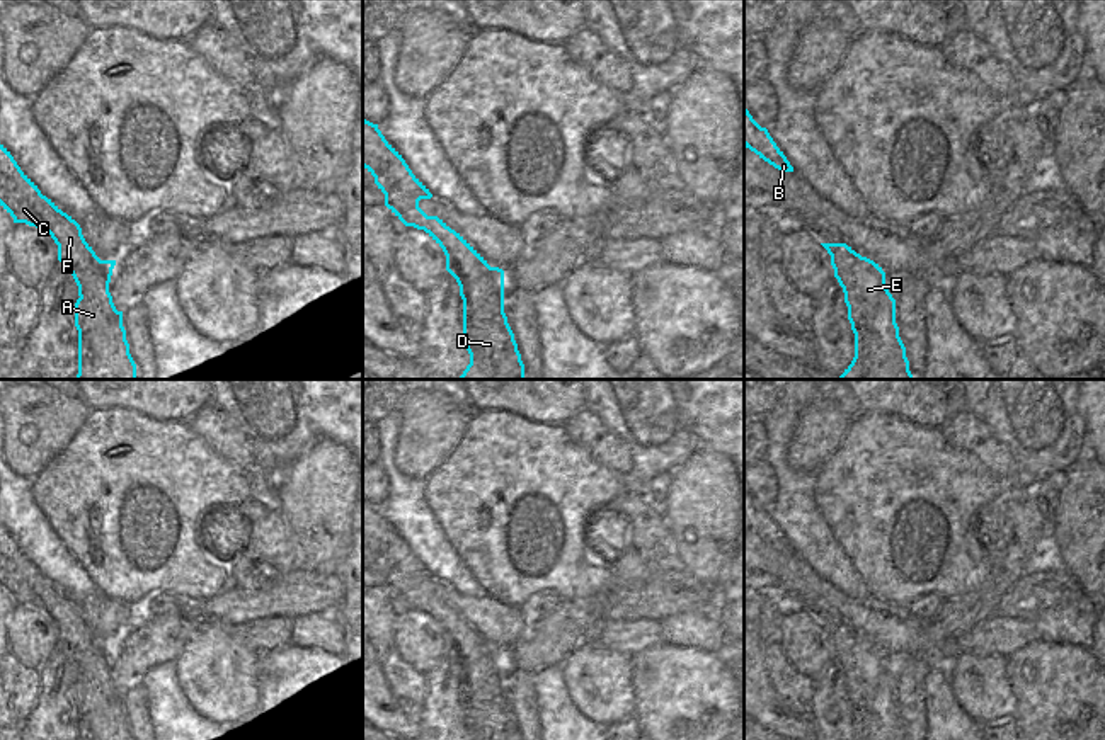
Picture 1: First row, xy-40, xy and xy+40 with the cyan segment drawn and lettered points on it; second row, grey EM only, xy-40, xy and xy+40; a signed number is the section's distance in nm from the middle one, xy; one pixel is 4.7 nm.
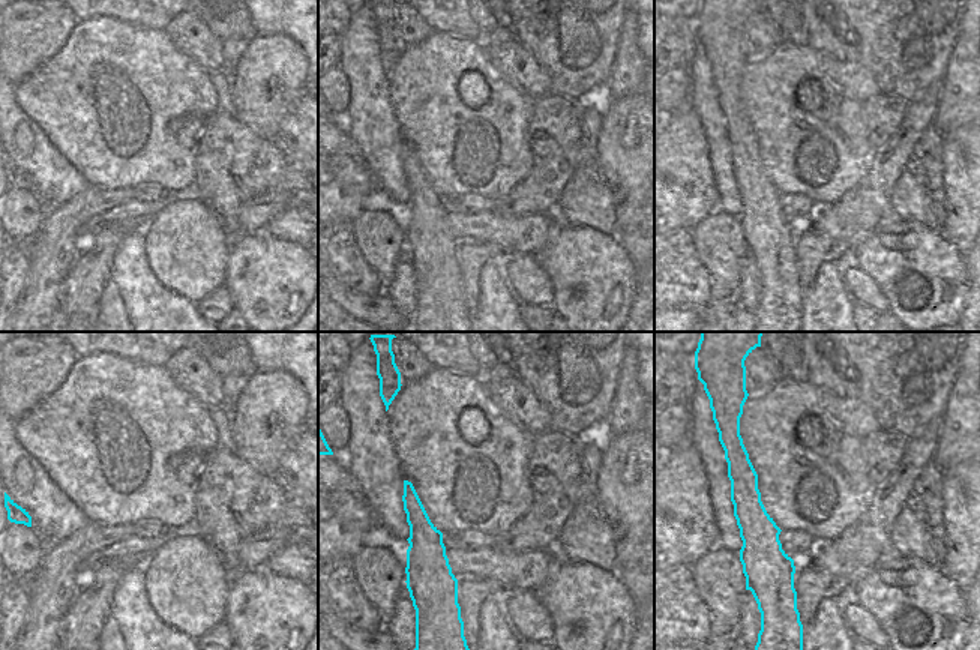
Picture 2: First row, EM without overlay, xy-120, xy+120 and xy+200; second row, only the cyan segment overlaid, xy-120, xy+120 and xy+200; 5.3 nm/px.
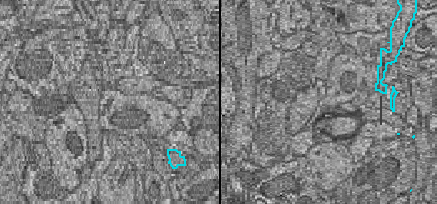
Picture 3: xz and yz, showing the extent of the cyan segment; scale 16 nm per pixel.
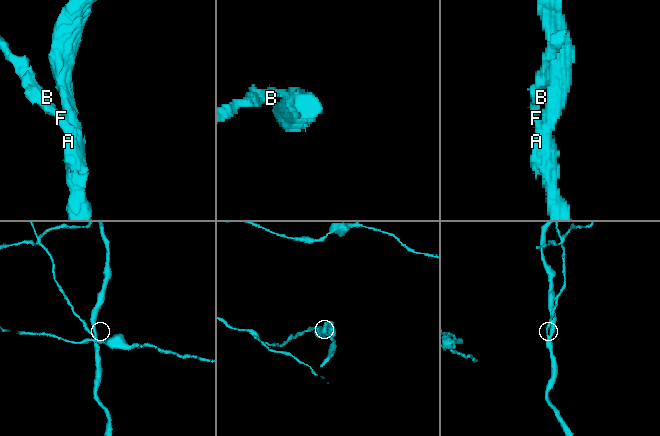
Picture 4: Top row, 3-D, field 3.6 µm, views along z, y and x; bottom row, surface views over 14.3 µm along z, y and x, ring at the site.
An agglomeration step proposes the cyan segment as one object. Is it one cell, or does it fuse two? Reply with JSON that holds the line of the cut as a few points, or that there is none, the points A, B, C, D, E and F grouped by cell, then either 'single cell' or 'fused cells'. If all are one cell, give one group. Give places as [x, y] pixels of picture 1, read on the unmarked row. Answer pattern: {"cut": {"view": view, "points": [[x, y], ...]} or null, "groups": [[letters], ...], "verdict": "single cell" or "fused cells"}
{"cut": {"view": "xy-40", "points": [[109, 655], [91, 652], [82, 660], [82, 672], [79, 676]]}, "groups": [["A", "D", "E"], ["B", "C", "F"]], "verdict": "fused cells"}

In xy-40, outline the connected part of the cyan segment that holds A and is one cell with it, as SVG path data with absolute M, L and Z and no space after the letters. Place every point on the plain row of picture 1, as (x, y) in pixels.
M90 652L82 660L82 675L75 684L78 711L78 740L133 740L123 692L117 692L109 674L111 657Z

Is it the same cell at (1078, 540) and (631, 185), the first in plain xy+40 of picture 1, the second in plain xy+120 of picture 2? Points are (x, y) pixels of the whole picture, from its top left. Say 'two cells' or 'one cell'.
one cell

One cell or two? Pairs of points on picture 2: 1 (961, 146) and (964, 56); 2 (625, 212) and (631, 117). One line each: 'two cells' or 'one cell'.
1: two cells
2: one cell

